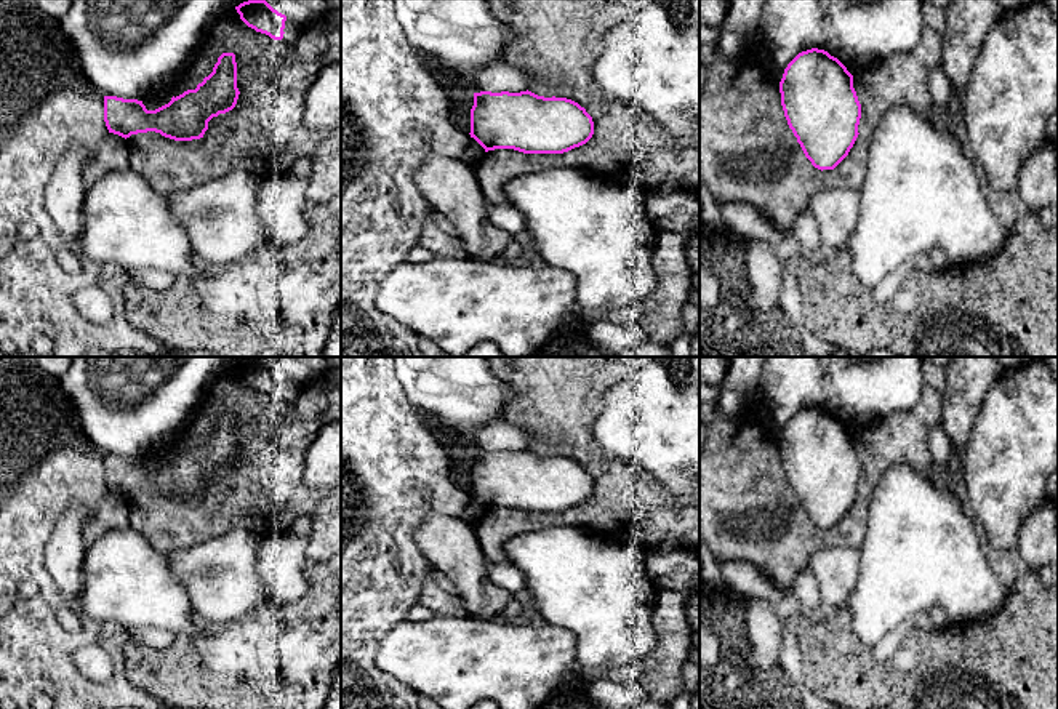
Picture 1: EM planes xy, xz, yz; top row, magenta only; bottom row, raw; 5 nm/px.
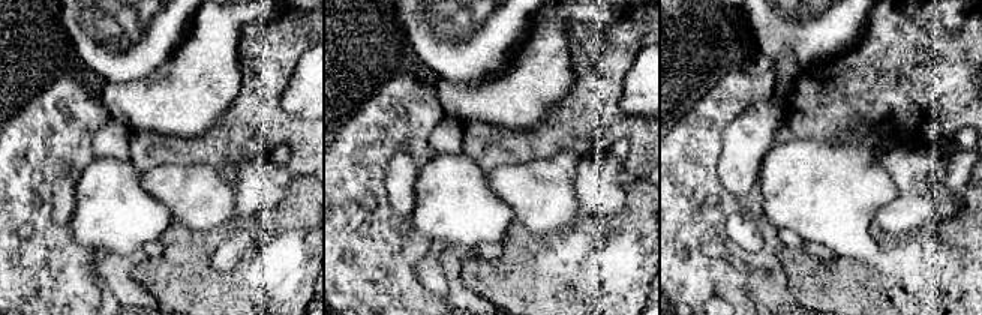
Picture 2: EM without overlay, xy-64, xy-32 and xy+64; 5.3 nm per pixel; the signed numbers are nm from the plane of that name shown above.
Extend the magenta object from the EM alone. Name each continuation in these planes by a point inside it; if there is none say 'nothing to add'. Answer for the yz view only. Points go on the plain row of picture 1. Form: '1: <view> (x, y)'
nothing to add

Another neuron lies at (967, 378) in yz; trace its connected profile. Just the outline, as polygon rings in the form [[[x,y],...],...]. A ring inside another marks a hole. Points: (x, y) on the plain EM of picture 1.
[[[951,357],[941,391],[941,424],[952,450],[965,448],[983,399],[1000,373],[994,357]]]

